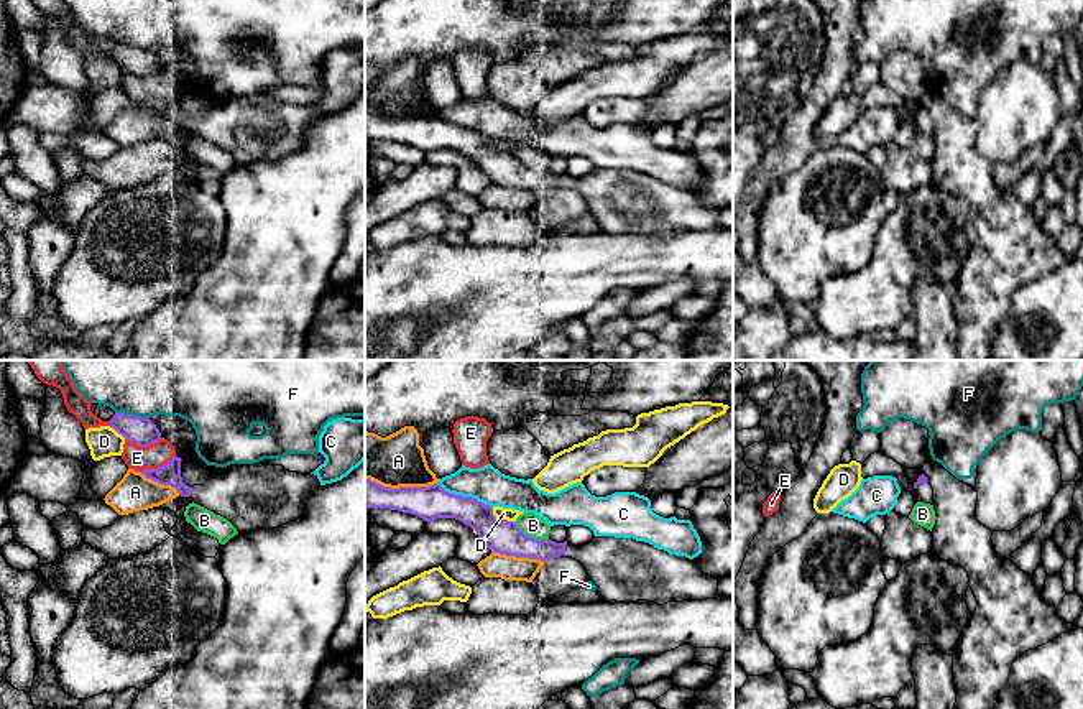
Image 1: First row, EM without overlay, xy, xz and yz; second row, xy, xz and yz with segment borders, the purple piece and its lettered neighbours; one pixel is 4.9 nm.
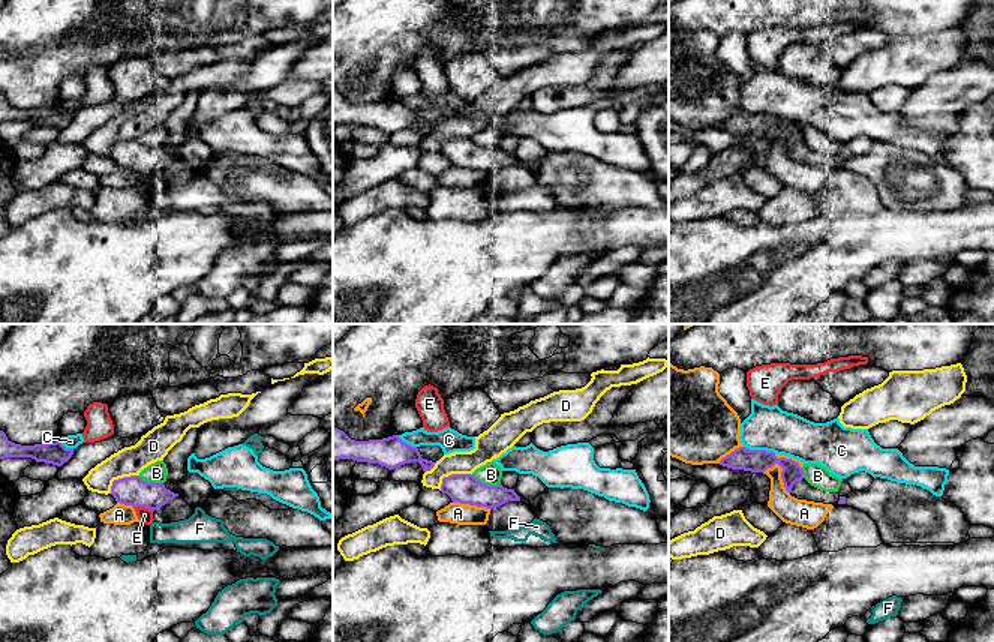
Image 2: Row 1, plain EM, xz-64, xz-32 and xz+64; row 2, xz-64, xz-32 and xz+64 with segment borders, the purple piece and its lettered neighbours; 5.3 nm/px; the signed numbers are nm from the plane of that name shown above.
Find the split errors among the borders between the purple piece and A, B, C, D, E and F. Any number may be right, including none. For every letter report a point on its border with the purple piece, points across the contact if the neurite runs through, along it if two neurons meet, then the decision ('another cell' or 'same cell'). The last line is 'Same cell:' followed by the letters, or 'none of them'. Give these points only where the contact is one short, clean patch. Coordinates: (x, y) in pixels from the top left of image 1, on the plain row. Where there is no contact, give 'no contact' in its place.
A: meets purple in xz at (401, 119); another cell
B: meets purple in xz at (531, 170); another cell
C: meets purple in xz at (465, 129); border along xz (437, 114), (449, 124), (470, 127), (492, 139); another cell
D: meets purple in xz at (498, 150); another cell
E: meets purple in xy at (155, 101); border along xy (175, 86), (156, 99), (137, 102); another cell
F: meets purple in xy at (132, 46); border along xy (115, 43), (148, 50); another cell
Same cell: none of them

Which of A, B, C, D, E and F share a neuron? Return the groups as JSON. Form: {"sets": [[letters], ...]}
{"sets": [["A"], ["B"], ["C"], ["D"], ["E"], ["F"]]}

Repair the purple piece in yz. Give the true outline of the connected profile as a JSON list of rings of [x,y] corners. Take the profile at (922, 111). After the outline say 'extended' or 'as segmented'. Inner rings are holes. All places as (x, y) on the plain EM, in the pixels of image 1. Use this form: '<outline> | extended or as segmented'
[[[924,105],[919,107],[917,114],[914,115],[914,120],[917,125],[917,133],[924,133],[930,137],[933,135],[933,120]]] | extended

